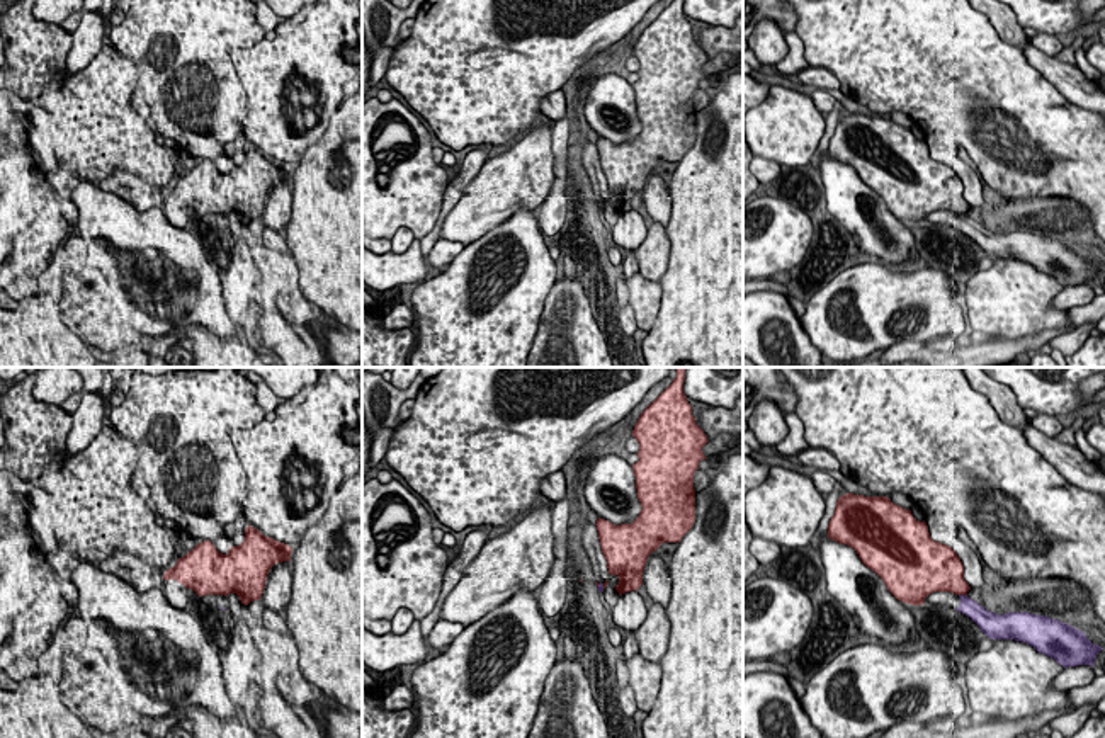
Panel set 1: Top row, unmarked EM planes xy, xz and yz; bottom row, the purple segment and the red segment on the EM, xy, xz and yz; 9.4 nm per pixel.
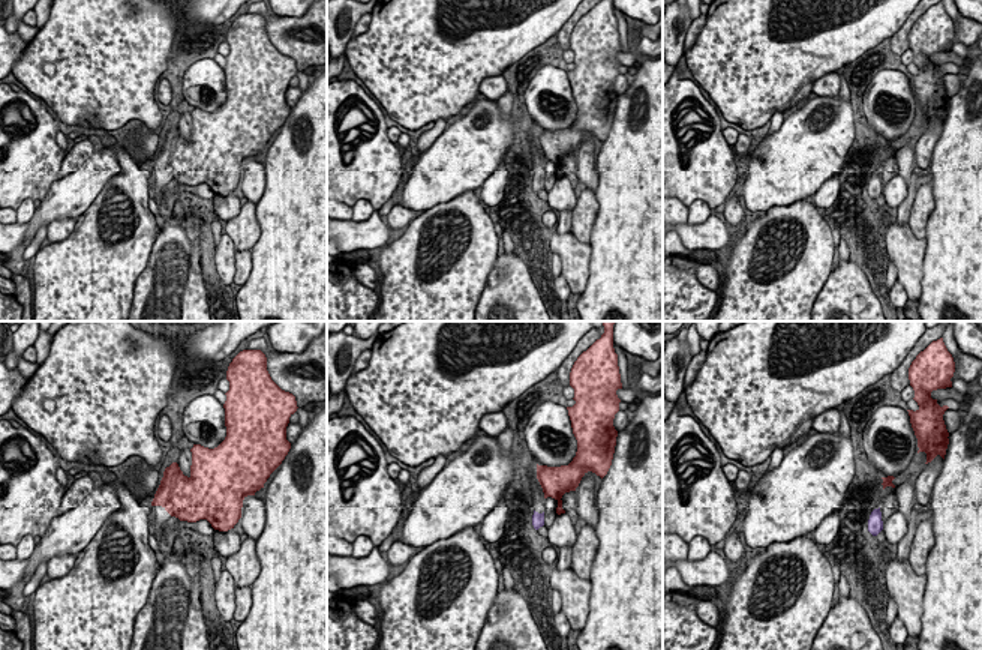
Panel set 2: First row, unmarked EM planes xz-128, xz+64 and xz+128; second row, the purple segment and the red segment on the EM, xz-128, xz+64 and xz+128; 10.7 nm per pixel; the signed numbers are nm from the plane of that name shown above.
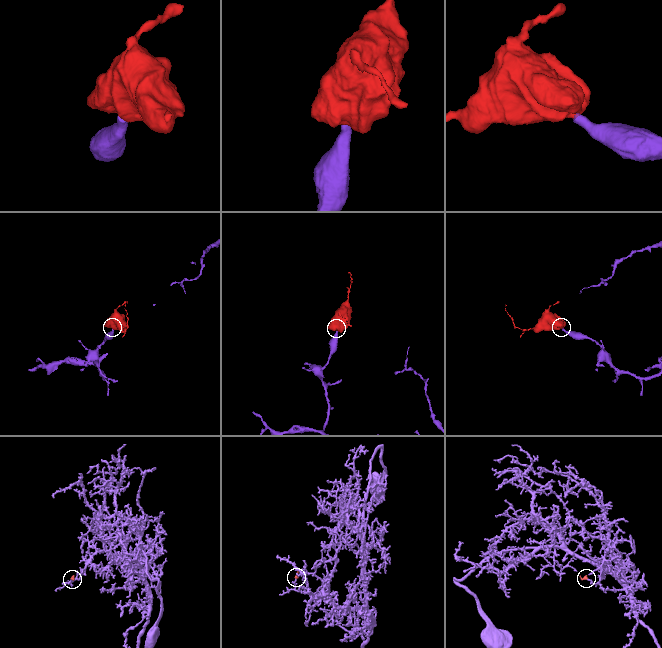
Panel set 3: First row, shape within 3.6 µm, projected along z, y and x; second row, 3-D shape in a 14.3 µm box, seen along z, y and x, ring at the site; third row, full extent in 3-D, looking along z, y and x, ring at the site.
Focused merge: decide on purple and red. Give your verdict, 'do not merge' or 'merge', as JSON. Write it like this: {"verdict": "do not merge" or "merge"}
{"verdict": "do not merge"}

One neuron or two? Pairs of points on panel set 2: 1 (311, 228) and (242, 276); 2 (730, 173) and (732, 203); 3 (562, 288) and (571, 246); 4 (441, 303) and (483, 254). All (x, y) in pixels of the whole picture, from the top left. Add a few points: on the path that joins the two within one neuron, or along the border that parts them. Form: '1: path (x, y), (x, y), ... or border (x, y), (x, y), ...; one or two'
1: border (251, 251), (251, 275), (242, 285); two
2: border (736, 189), (724, 201); two
3: border (561, 273), (571, 291); two
4: path (446, 291), (471, 266); one

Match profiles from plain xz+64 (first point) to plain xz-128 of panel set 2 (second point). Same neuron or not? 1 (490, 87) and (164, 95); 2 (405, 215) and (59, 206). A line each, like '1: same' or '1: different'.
1: same
2: different

